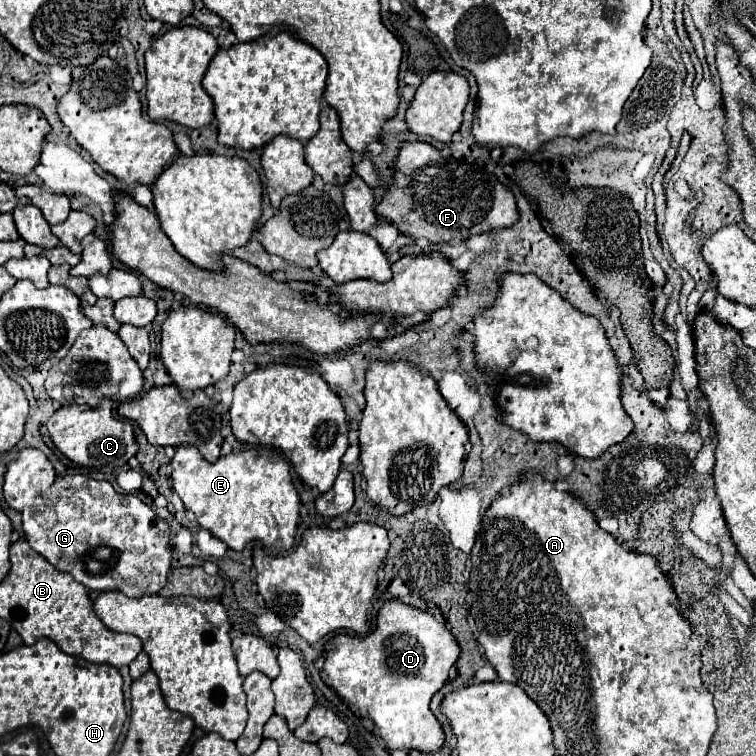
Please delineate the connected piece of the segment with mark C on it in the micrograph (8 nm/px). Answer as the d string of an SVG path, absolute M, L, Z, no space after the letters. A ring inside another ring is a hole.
M102 399L102 403L94 409L82 407L82 405L70 405L60 407L50 421L46 423L48 433L52 437L52 443L58 447L60 453L64 453L70 461L94 467L98 471L114 471L130 461L138 453L138 443L134 437L134 429L130 421L116 419L112 413L112 401Z

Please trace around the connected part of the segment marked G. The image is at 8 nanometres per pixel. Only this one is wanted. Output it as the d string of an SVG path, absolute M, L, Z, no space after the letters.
M86 475L56 477L52 487L42 489L30 505L19 511L26 541L42 557L46 557L58 571L70 573L78 583L94 591L122 591L128 597L156 595L170 573L172 547L170 527L136 495L118 493L108 481L96 481Z

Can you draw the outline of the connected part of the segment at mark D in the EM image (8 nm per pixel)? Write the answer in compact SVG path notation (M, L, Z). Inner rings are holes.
M386 601L378 611L378 625L364 637L352 637L346 633L336 635L328 645L328 661L324 671L328 673L332 689L348 705L350 711L368 715L376 725L376 735L382 737L388 749L416 749L422 753L438 753L444 747L444 731L440 721L430 711L430 699L448 679L450 667L458 661L460 647L446 625L438 623L430 613L404 605L402 601Z

